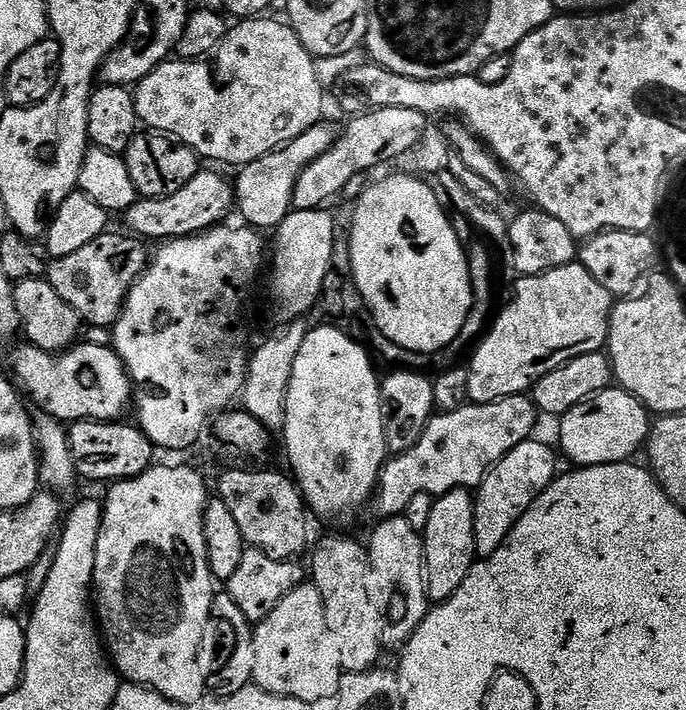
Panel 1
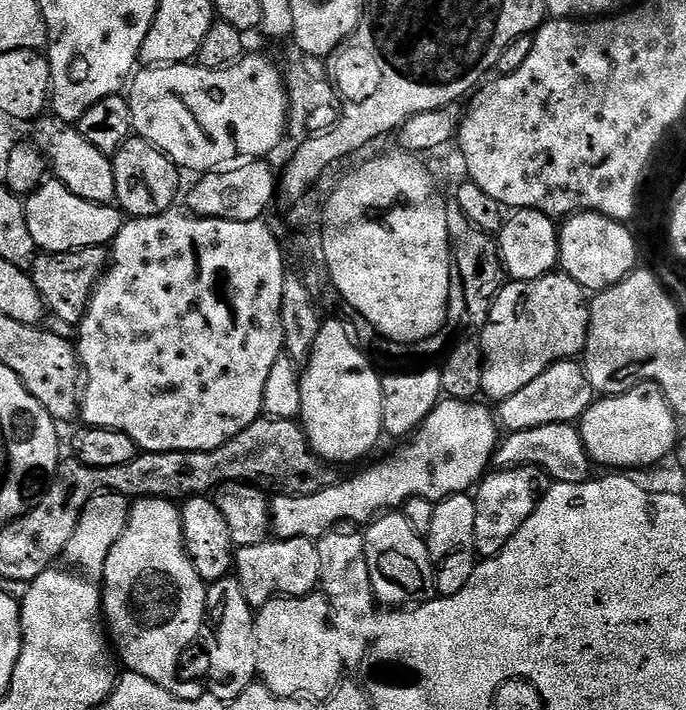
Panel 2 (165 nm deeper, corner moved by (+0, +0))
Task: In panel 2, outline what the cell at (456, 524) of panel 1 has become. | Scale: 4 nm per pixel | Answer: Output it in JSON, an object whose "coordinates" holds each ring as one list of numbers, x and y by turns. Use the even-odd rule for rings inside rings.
{"coordinates":[[471,495,447,496,433,510,429,532,426,535,428,553,432,559,432,573,436,579,436,591,440,596,453,596,470,582,478,557,474,546,474,518,476,501]]}

